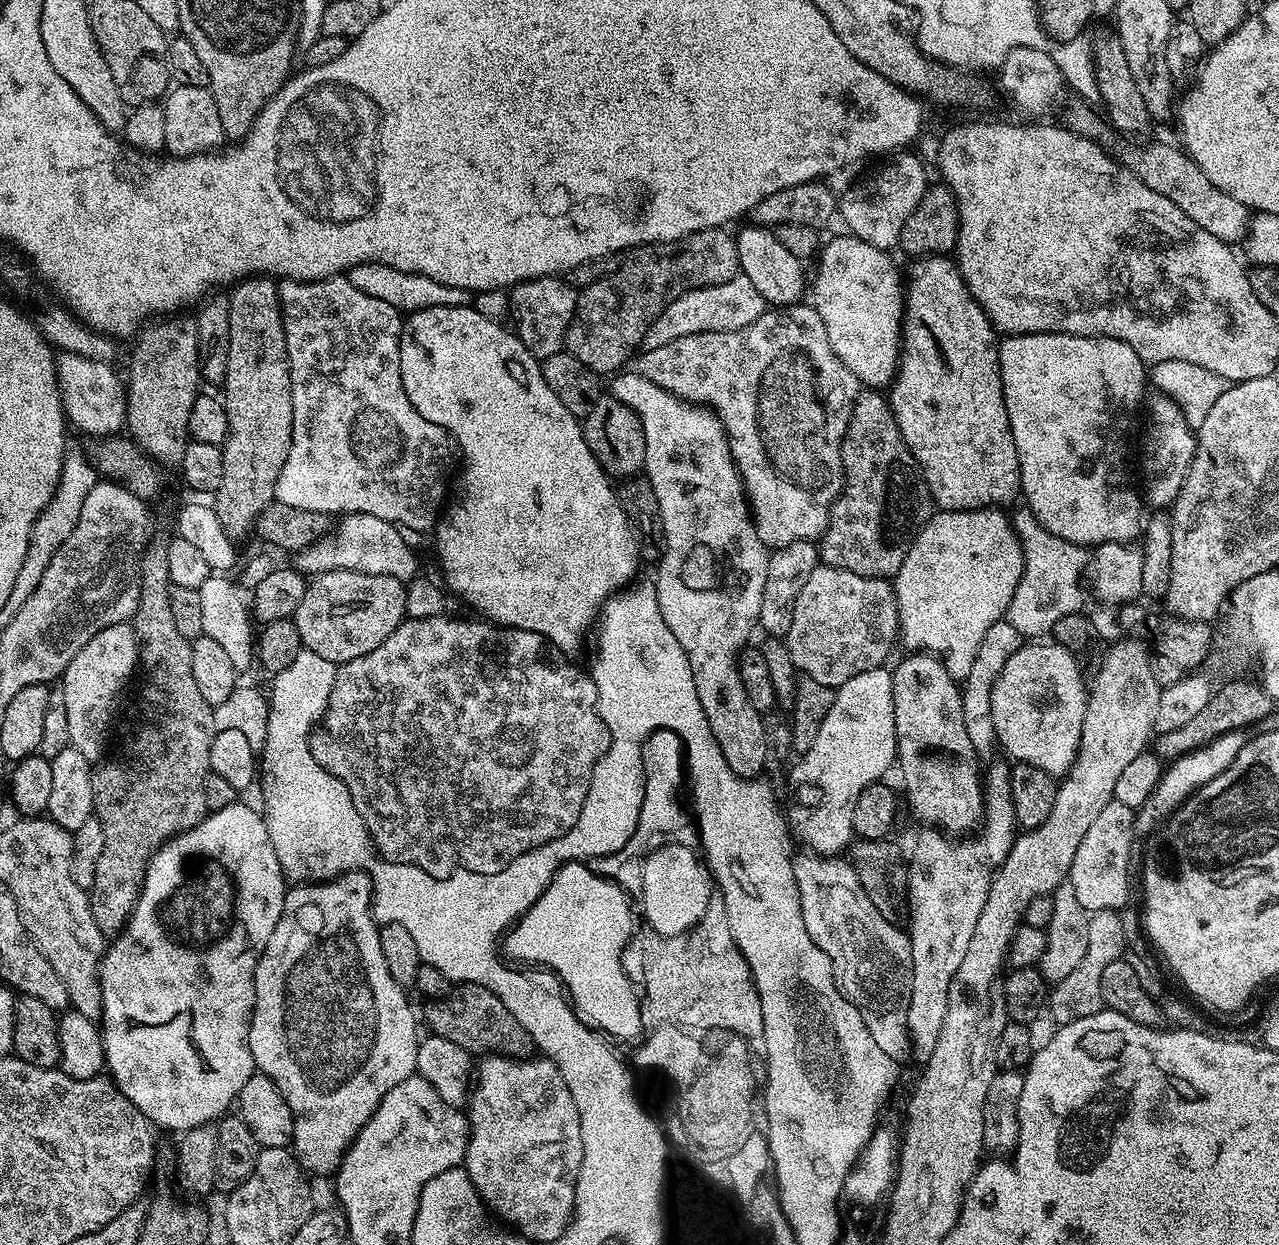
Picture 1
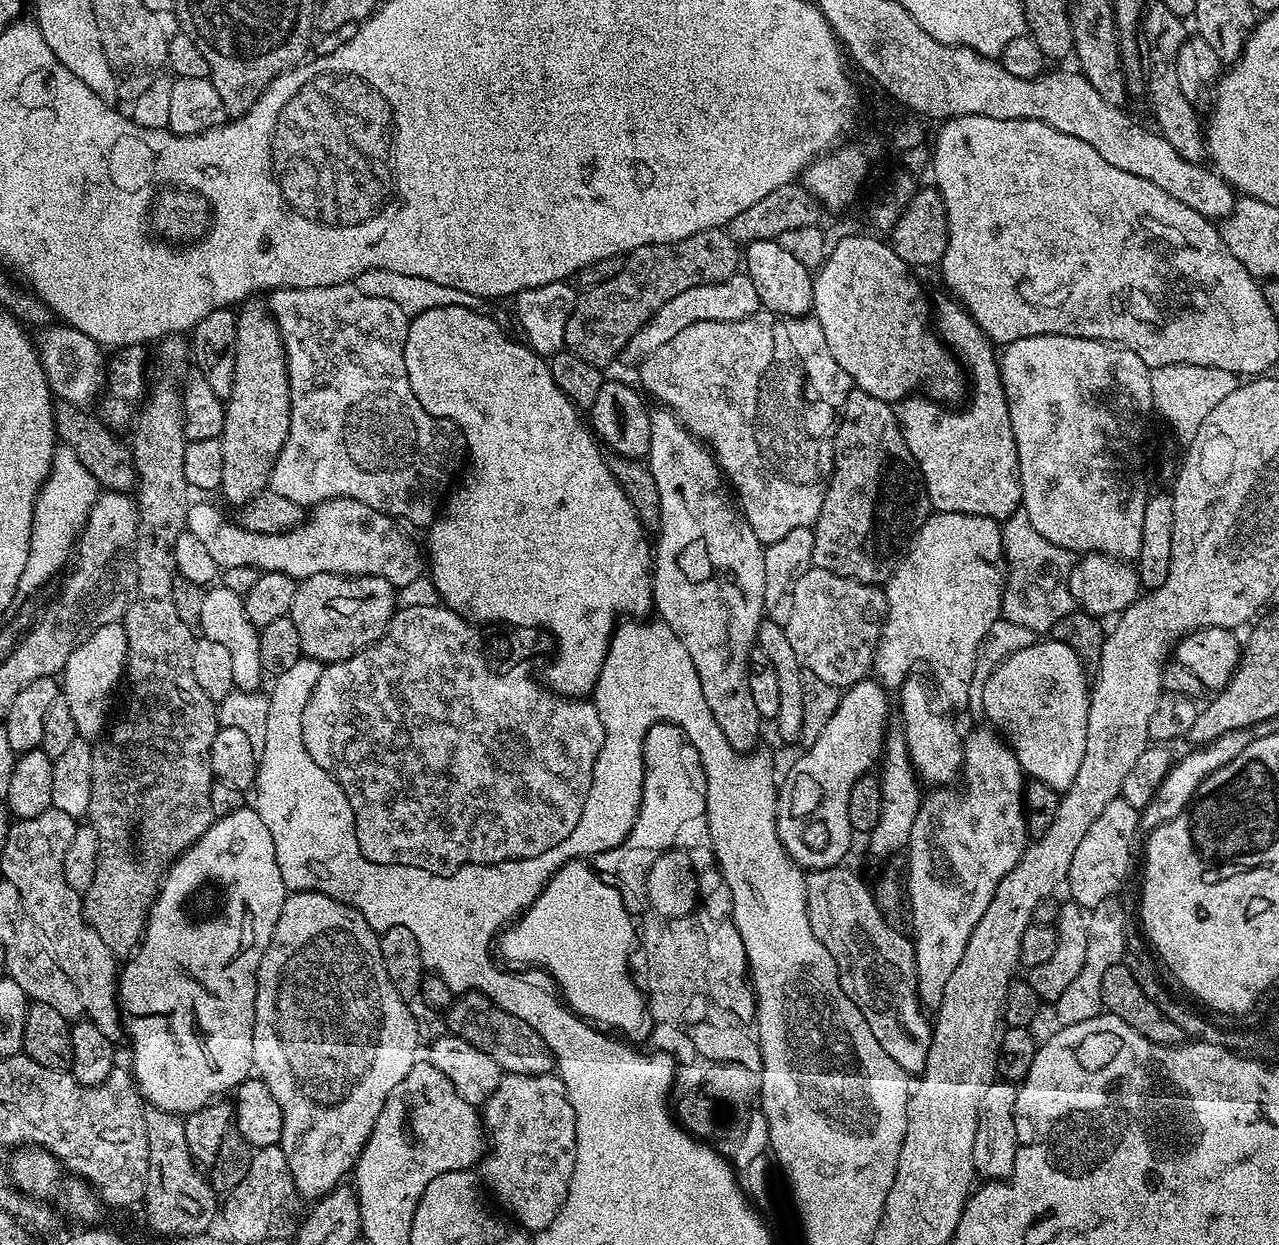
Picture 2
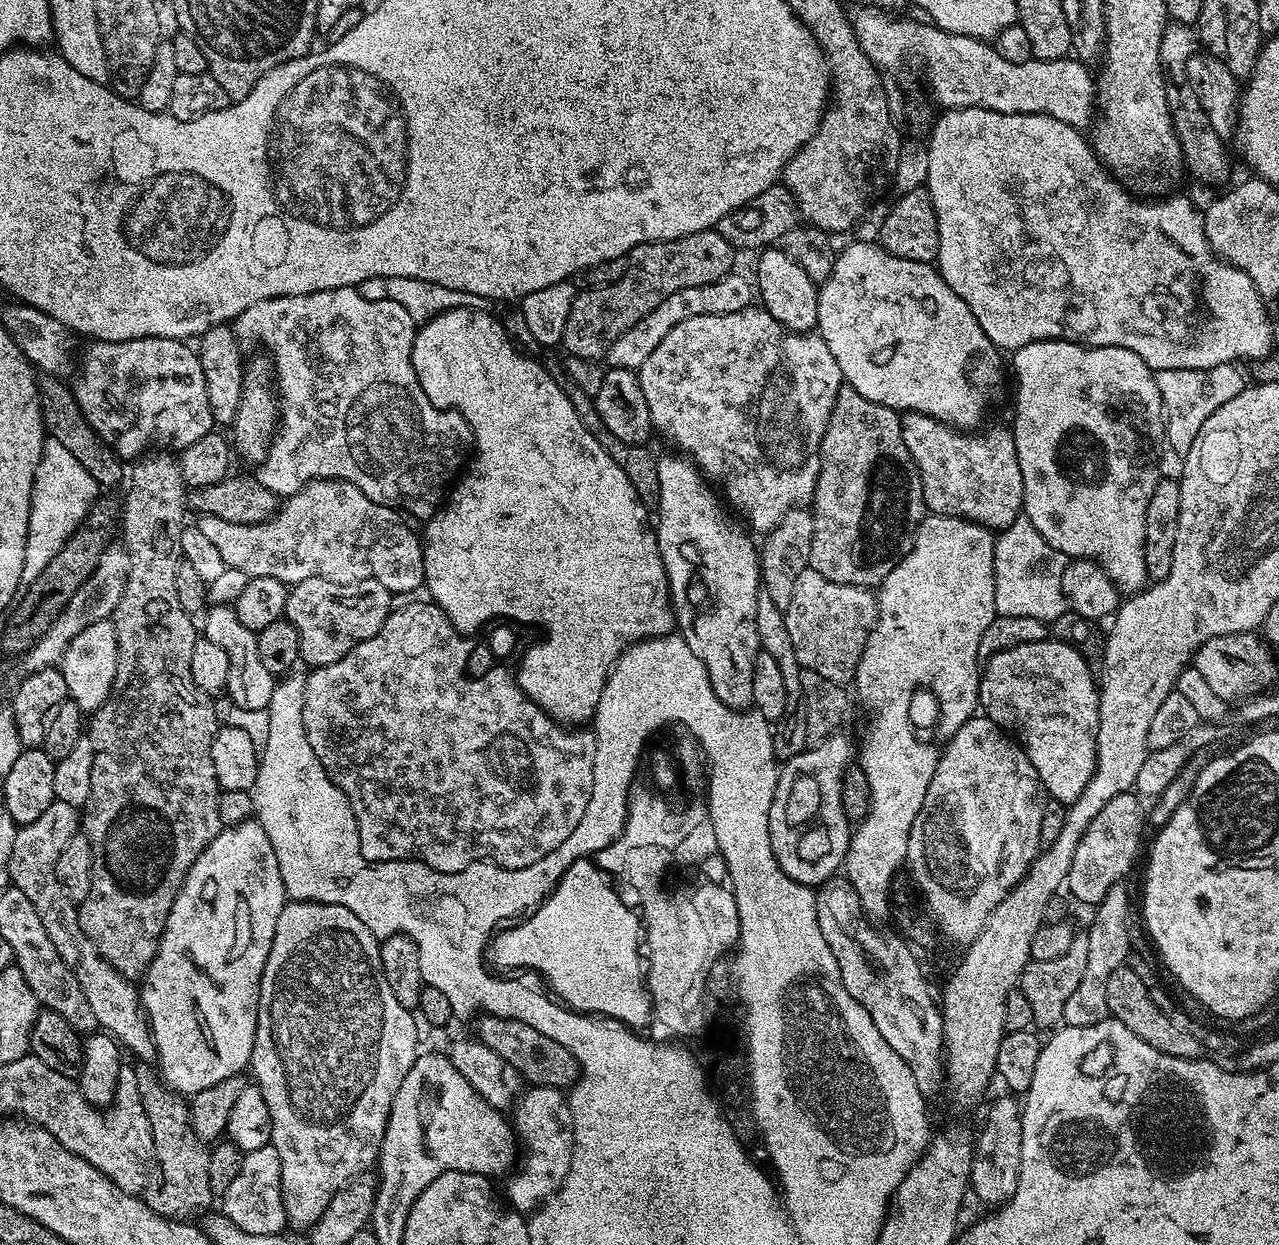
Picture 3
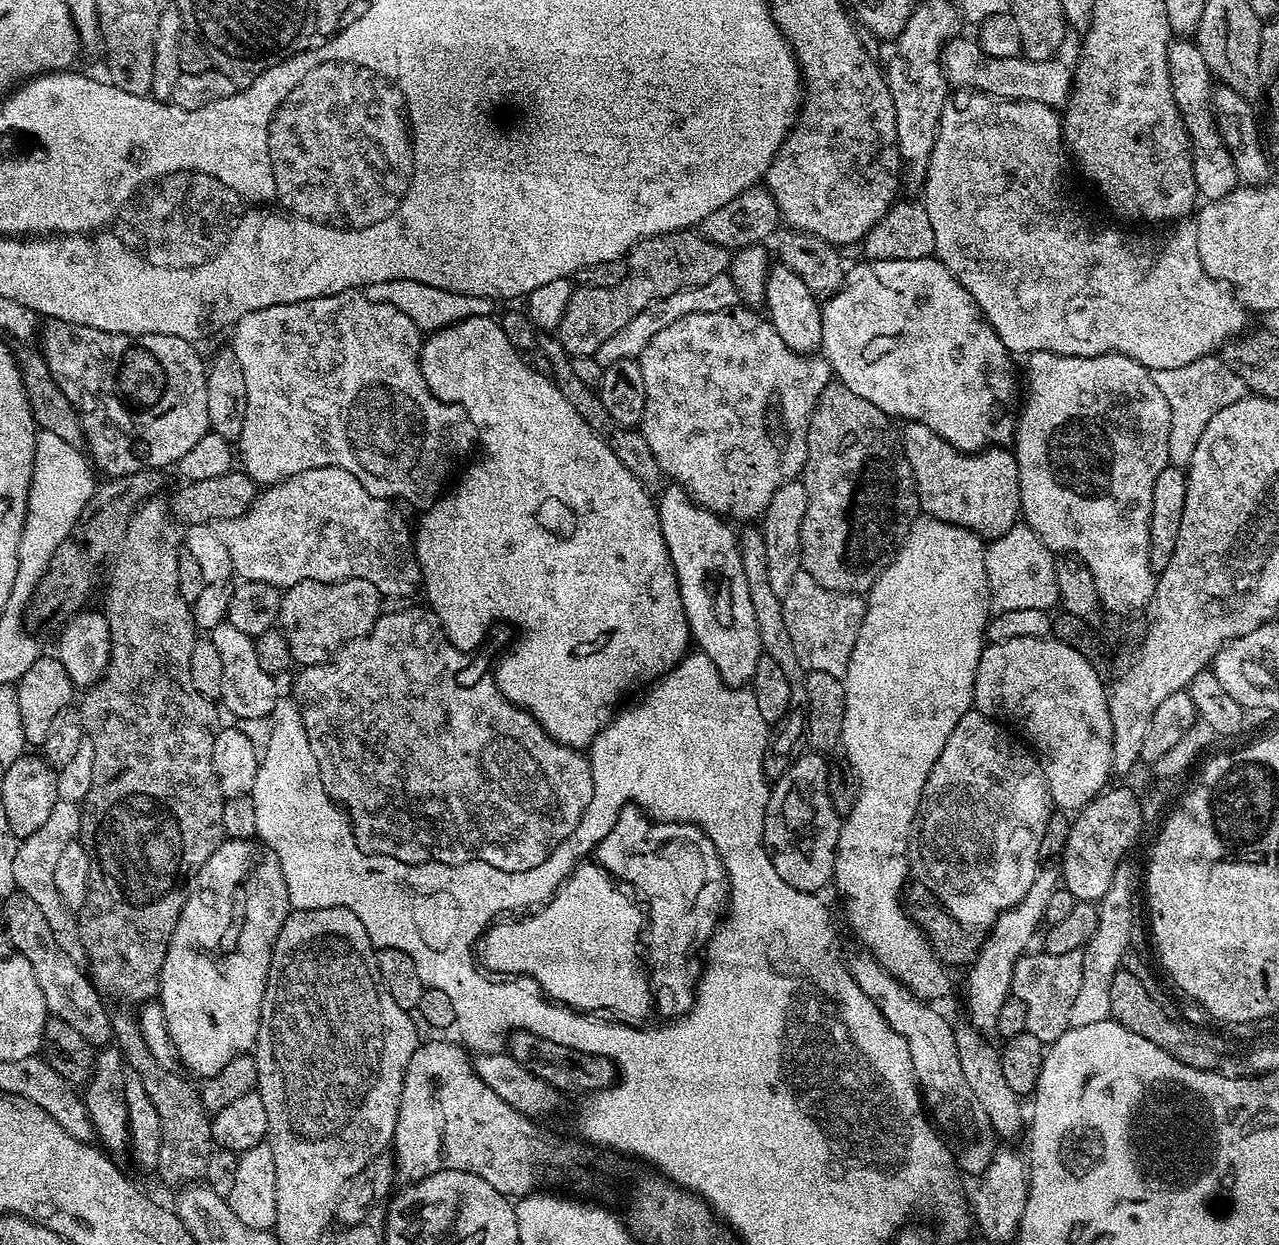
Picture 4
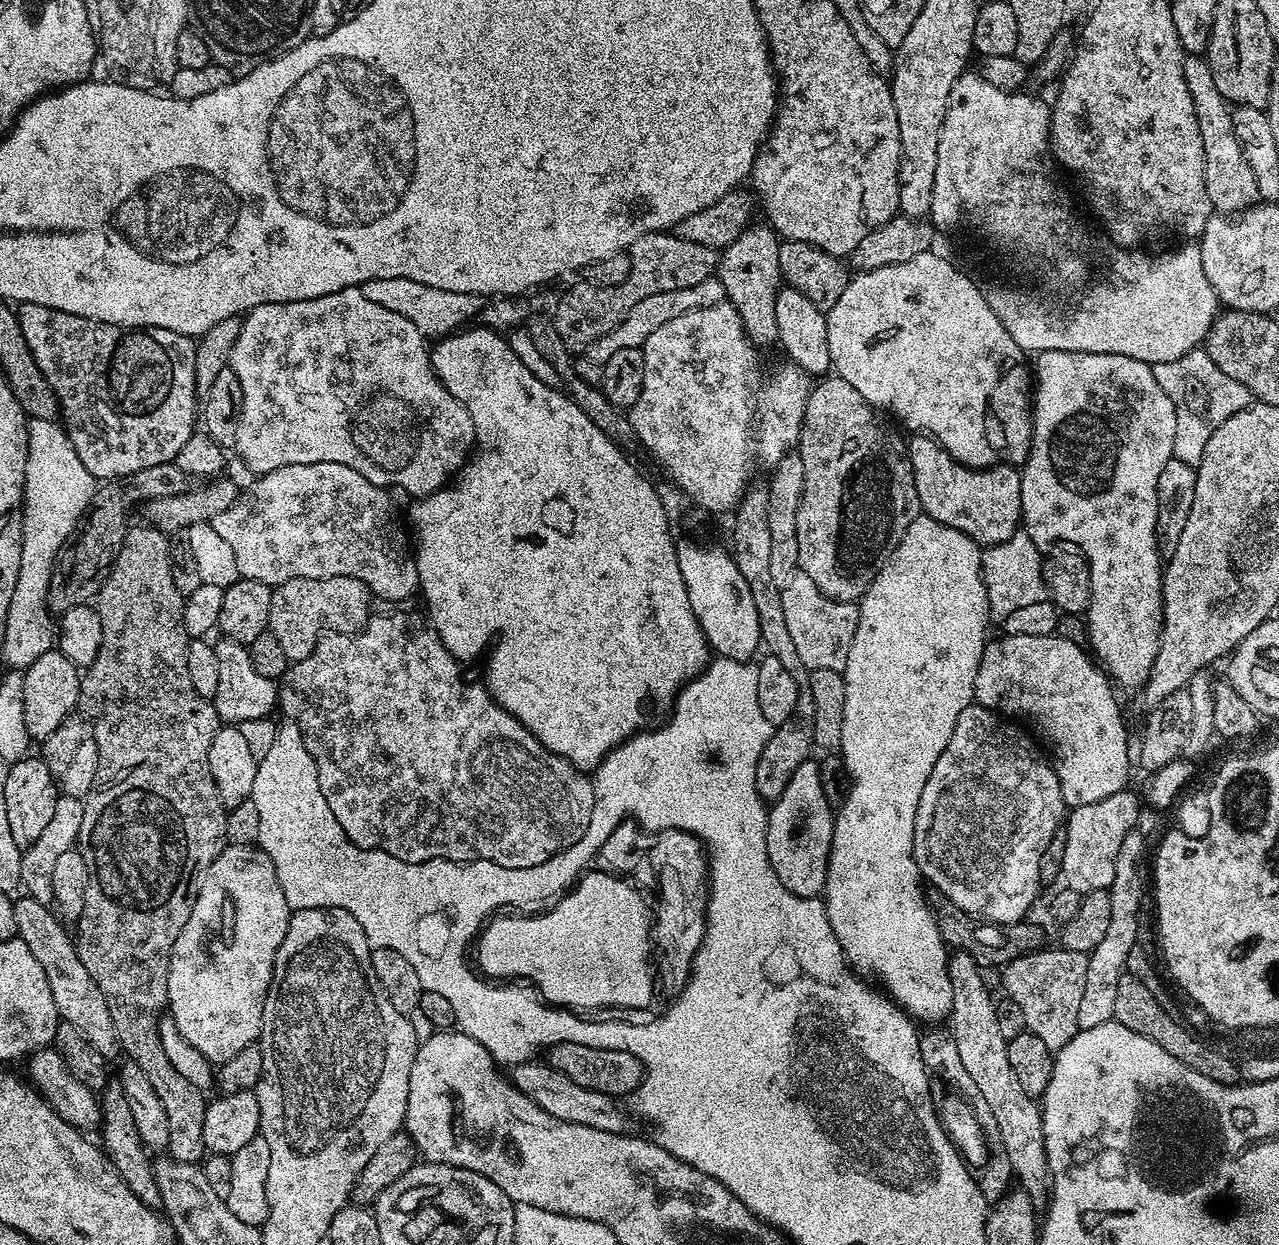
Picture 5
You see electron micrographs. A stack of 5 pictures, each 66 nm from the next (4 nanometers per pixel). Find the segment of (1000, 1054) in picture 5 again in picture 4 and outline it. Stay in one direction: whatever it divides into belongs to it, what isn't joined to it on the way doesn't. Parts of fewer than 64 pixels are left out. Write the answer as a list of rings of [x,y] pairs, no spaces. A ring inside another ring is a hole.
[[[962,1026],[956,1028],[956,1045],[958,1058],[962,1062],[962,1074],[966,1074],[966,1082],[970,1082],[970,1090],[974,1090],[974,1098],[982,1104],[997,1137],[1021,1135],[1026,1124],[1026,1112],[1020,1109],[1021,1097],[1016,1095],[1010,1086],[1006,1086],[1006,1077],[1002,1074],[1002,1062],[997,1045],[988,1041],[989,1037],[975,1027]]]

